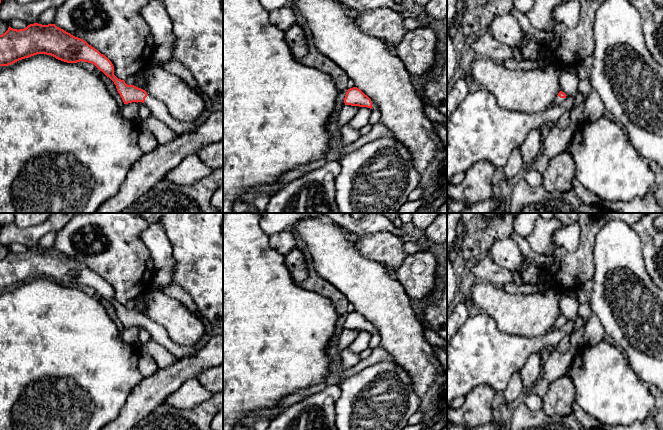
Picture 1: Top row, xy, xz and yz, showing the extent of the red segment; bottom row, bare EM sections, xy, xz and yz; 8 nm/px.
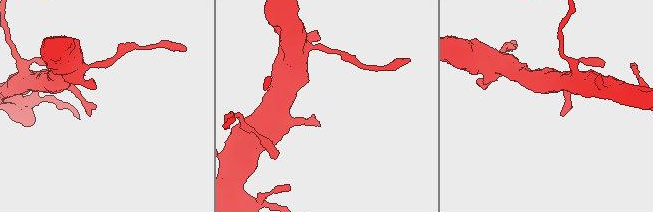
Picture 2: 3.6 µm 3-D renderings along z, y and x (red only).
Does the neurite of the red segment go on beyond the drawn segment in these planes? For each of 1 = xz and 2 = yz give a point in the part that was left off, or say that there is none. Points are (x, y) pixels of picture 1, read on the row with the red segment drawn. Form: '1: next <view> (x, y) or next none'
1: next xz (374, 105)
2: next yz (558, 101)

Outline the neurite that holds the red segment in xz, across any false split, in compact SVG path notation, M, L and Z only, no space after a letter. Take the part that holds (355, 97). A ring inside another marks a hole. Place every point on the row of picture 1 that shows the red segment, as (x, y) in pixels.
M353 87L347 90L344 103L345 105L379 109L377 103L370 99L357 87Z

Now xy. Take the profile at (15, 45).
M38 23L30 24L24 29L13 29L9 26L8 30L0 35L0 66L8 66L19 60L29 58L37 54L46 54L55 57L58 60L67 63L77 63L80 61L94 64L100 71L109 77L116 85L124 104L132 102L145 103L152 115L158 120L165 123L176 135L193 132L196 125L192 122L180 122L174 119L166 107L166 105L149 95L145 90L134 85L127 85L124 80L118 79L114 75L114 66L112 62L94 47L89 45L83 39L75 37L55 24L42 25Z

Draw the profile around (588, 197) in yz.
M575 177L573 178L573 192L587 205L602 204L600 197L587 190Z

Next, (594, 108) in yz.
M592 91L584 100L583 116L585 121L594 122L604 116L605 106L596 91Z

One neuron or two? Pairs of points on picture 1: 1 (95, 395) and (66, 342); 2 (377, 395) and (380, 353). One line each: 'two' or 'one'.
1: one
2: two

